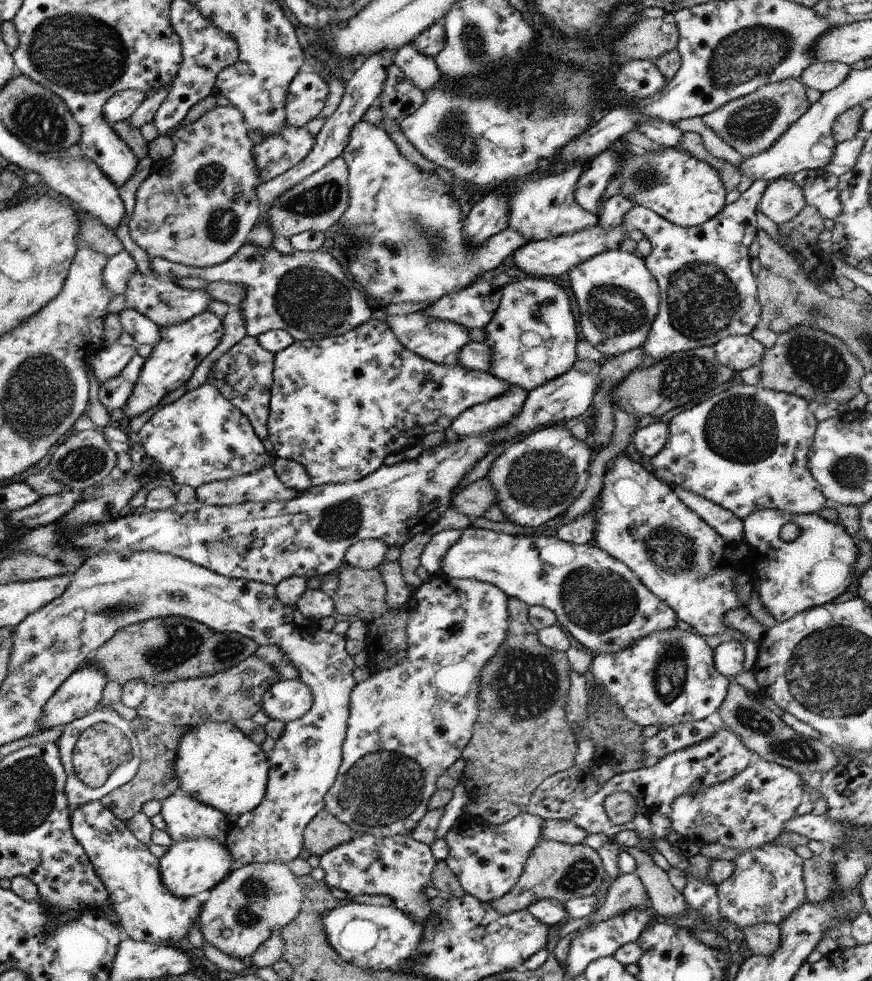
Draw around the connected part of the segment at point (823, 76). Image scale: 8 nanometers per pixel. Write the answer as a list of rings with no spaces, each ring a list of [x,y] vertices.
[[[815,61],[805,68],[797,80],[802,86],[825,93],[839,86],[839,82],[847,78],[849,70],[850,66],[841,62]]]

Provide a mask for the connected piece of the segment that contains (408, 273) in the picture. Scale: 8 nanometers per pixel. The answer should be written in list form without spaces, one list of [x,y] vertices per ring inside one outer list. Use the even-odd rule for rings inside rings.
[[[357,122],[351,132],[349,132],[349,138],[347,138],[347,145],[345,149],[341,152],[340,155],[343,160],[345,160],[345,165],[347,166],[347,209],[345,213],[339,220],[337,220],[334,225],[334,229],[339,230],[343,236],[347,234],[349,238],[353,238],[353,246],[349,250],[349,256],[346,256],[347,259],[347,270],[351,274],[354,282],[359,284],[367,296],[379,300],[381,305],[389,305],[391,303],[405,303],[405,302],[423,302],[423,304],[432,304],[434,301],[439,300],[443,294],[451,294],[451,292],[457,292],[457,290],[463,290],[465,286],[470,286],[475,279],[480,280],[478,277],[483,272],[489,272],[495,269],[500,262],[509,255],[512,255],[512,252],[518,250],[526,244],[525,236],[521,236],[519,232],[516,232],[514,229],[506,228],[503,229],[495,236],[487,238],[483,244],[479,246],[467,246],[465,244],[465,238],[463,238],[463,222],[466,216],[461,214],[459,206],[453,197],[449,196],[448,189],[445,187],[445,184],[438,178],[433,172],[421,172],[419,168],[413,168],[413,164],[409,164],[409,160],[405,160],[399,152],[397,152],[397,146],[393,144],[393,140],[383,132],[381,127],[373,126],[367,122]]]

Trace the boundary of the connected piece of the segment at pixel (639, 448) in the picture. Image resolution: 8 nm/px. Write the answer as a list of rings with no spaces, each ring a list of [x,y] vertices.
[[[644,419],[641,425],[634,430],[630,442],[633,443],[639,459],[646,462],[663,448],[668,435],[667,424]]]

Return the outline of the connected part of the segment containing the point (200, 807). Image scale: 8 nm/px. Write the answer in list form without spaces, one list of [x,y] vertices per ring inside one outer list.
[[[178,790],[160,801],[159,814],[165,824],[164,832],[172,842],[209,838],[224,844],[230,828],[229,821],[224,820],[225,816],[219,810]]]

